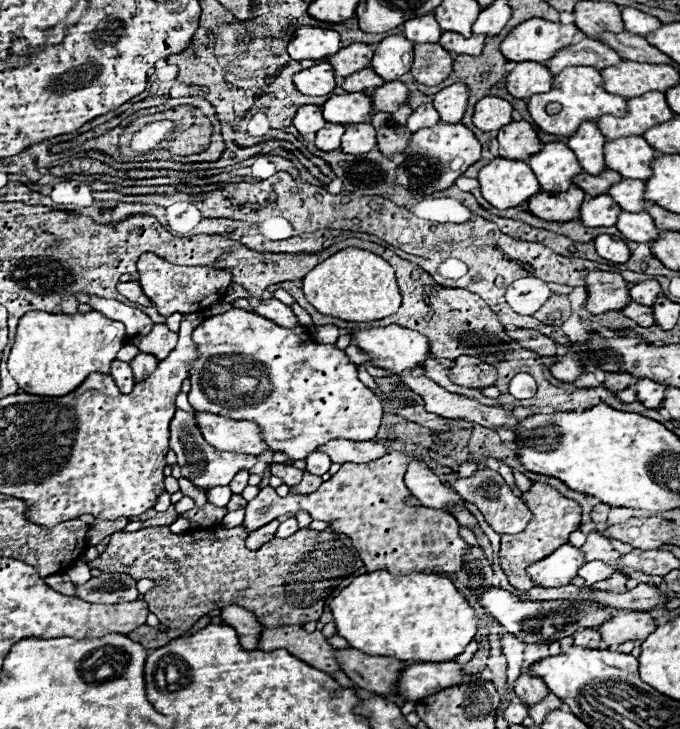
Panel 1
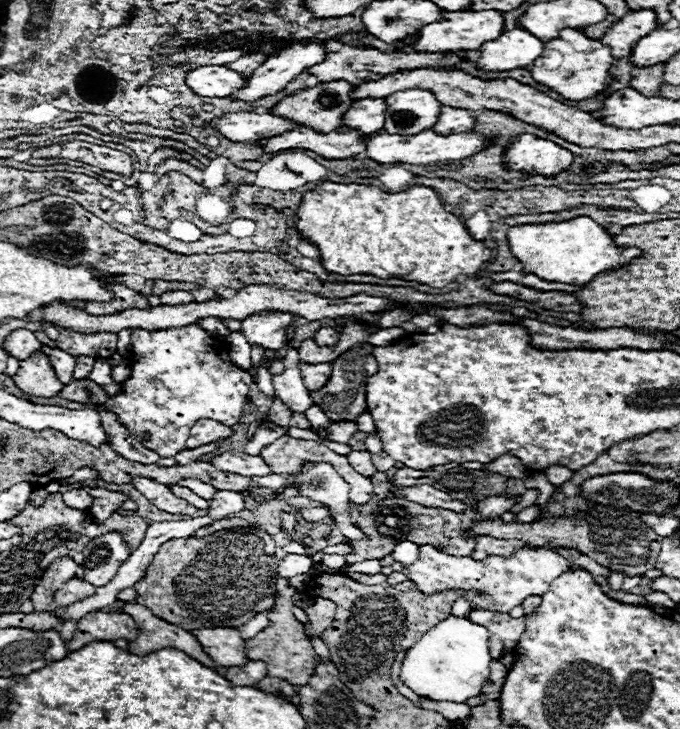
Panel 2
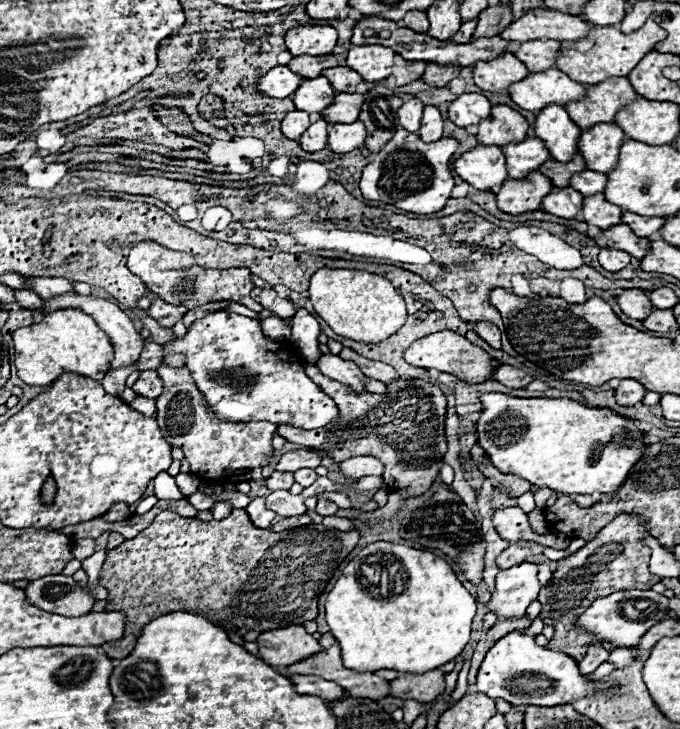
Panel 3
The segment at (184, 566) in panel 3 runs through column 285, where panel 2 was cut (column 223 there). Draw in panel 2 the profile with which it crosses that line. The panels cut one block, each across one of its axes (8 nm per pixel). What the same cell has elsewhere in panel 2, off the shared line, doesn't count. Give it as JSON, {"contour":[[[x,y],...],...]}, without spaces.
{"contour":[[[236,528],[210,534],[206,538],[174,538],[160,546],[160,552],[146,568],[144,578],[134,584],[138,592],[136,602],[150,608],[158,618],[176,624],[184,630],[196,628],[238,628],[254,618],[258,612],[264,612],[274,602],[278,572],[276,558],[264,552],[264,542],[258,536],[256,528]]]}

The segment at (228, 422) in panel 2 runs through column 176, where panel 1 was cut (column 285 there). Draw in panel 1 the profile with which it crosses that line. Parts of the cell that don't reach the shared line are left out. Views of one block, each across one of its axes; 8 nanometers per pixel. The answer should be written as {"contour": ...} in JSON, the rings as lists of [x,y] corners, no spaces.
{"contour":[[[232,308],[232,310],[224,312],[224,314],[210,316],[200,326],[196,326],[194,332],[192,332],[192,342],[198,348],[198,358],[190,364],[190,382],[192,382],[192,388],[188,392],[188,400],[190,400],[190,404],[192,404],[192,408],[196,412],[210,412],[210,414],[220,414],[220,416],[226,416],[226,418],[232,418],[232,420],[250,420],[250,422],[256,422],[262,428],[262,434],[264,434],[270,450],[284,452],[292,460],[308,458],[308,454],[312,454],[318,446],[322,446],[324,442],[334,440],[334,438],[346,438],[346,440],[356,440],[356,442],[364,442],[364,440],[376,438],[376,432],[380,428],[380,420],[382,420],[382,414],[384,414],[382,412],[382,402],[374,396],[372,390],[368,390],[360,382],[356,364],[352,364],[348,360],[344,350],[338,350],[334,344],[316,344],[316,342],[312,342],[310,334],[308,334],[308,330],[304,326],[282,328],[282,326],[276,326],[274,322],[270,322],[270,320],[266,320],[266,318],[262,318],[262,316],[254,314],[254,312]]]}

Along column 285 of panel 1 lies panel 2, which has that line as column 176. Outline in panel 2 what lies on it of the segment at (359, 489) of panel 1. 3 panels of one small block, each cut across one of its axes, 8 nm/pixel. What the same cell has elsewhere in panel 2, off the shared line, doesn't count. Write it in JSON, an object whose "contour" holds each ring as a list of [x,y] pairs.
{"contour":[[[132,478],[132,486],[142,492],[150,504],[154,504],[158,510],[164,510],[168,514],[186,514],[186,516],[196,516],[198,508],[188,504],[182,498],[176,498],[164,484],[158,484],[150,478]]]}

